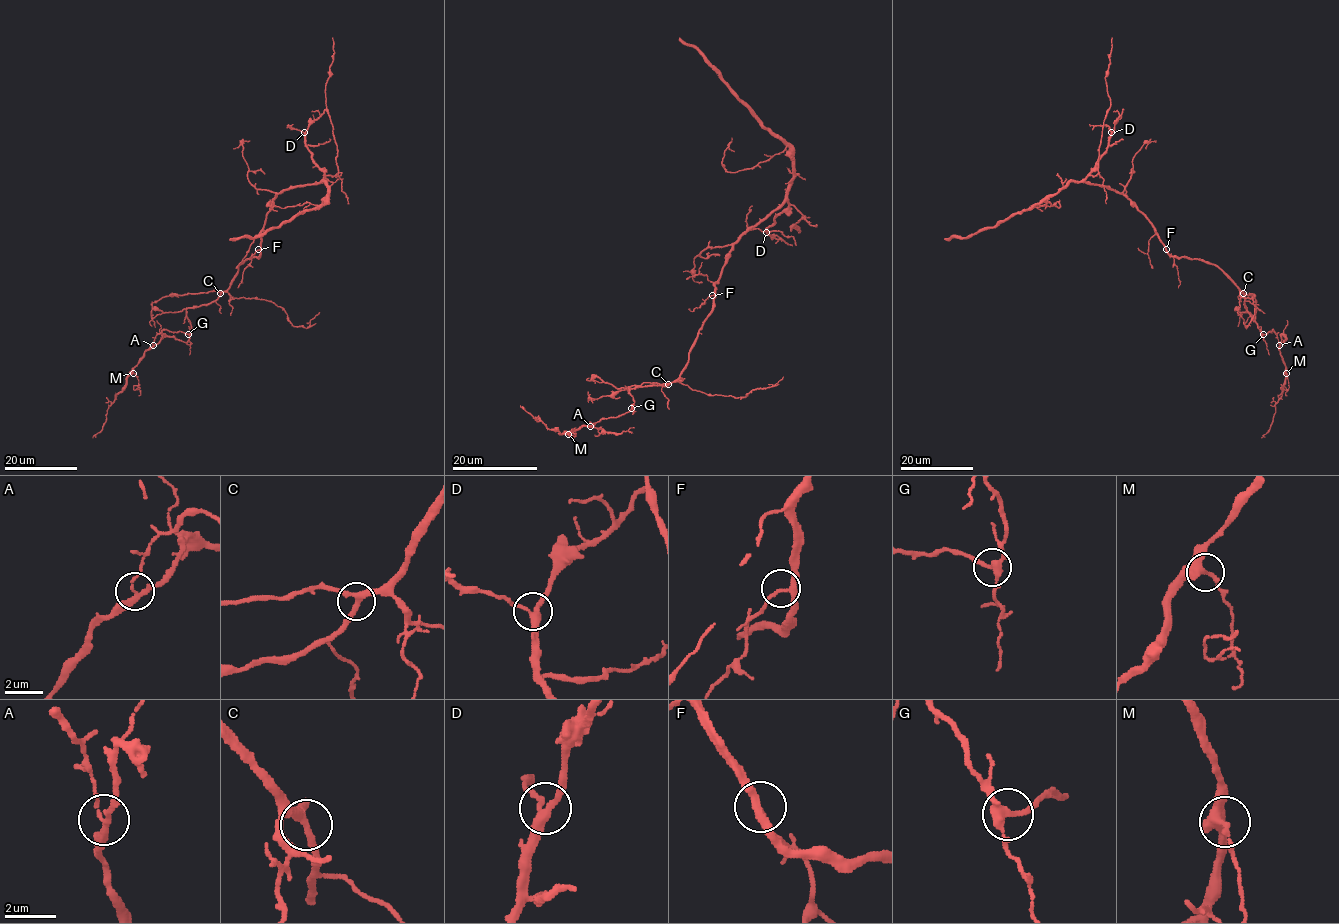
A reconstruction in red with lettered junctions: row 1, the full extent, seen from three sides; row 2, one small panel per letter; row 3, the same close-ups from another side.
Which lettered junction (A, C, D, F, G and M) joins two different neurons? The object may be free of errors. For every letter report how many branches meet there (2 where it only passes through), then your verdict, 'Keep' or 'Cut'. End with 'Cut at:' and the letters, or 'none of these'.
A: Branches: 3. Cut
C: Branches: 3. Keep
D: Branches: 3. Keep
F: Branches: 3. Keep
G: Branches: 3. Keep
M: Branches: 3. Keep
Cut at: A

